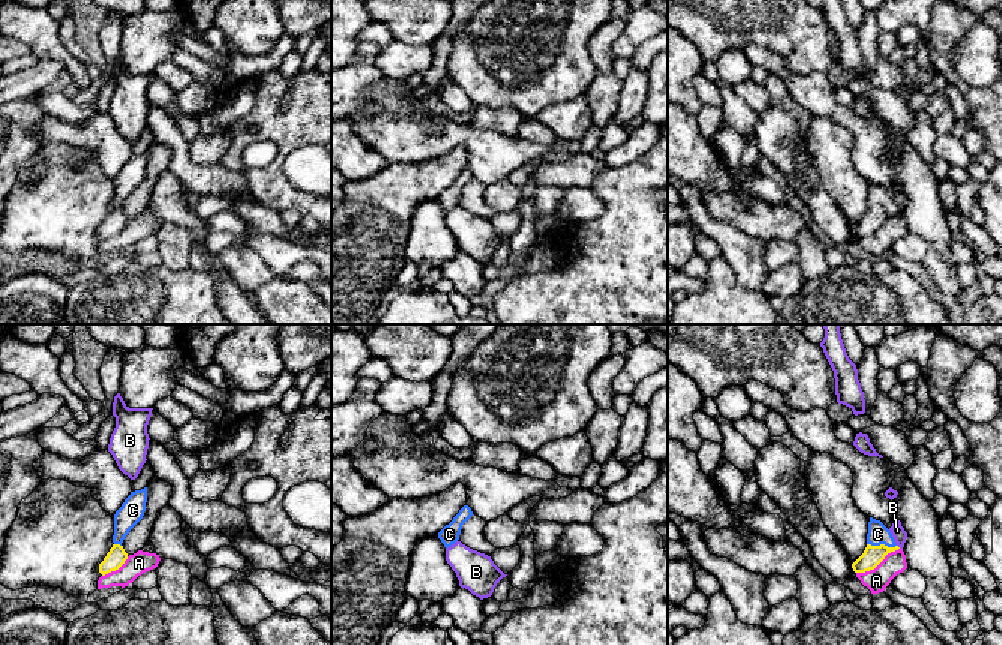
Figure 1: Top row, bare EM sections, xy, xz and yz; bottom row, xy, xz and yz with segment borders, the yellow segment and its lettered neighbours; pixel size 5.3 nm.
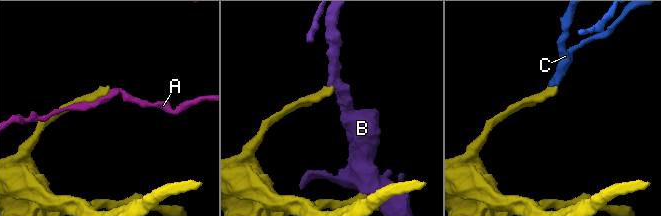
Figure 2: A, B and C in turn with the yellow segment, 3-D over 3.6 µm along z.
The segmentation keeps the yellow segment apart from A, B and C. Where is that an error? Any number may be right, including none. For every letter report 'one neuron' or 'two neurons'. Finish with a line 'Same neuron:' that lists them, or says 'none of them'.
A: two neurons
B: two neurons
C: one neuron
Same neuron: C

